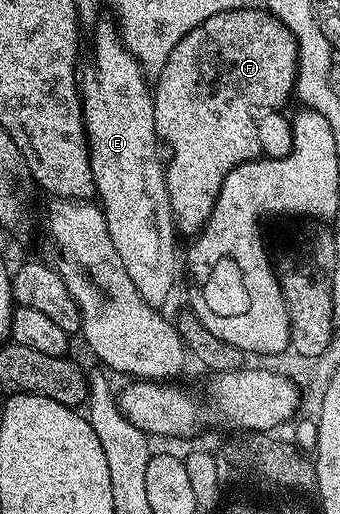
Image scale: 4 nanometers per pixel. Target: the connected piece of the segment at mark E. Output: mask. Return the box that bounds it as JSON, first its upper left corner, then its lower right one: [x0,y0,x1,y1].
[80,18,180,309]

